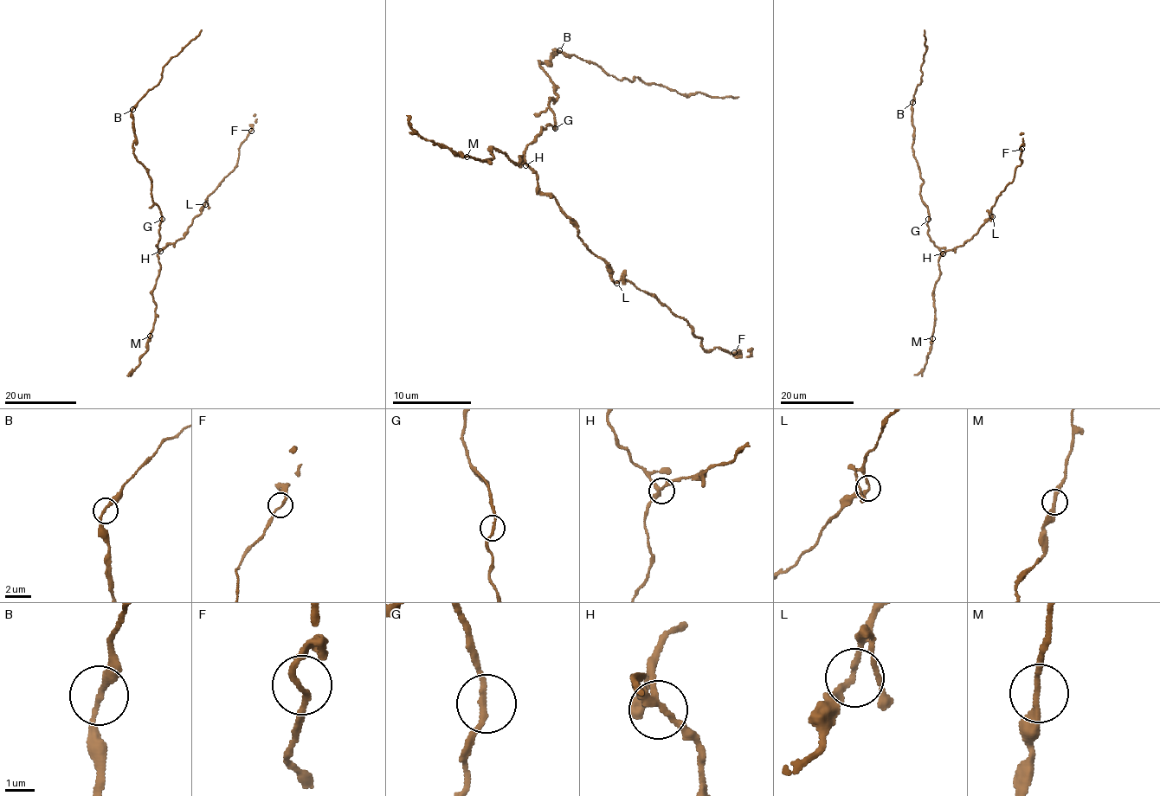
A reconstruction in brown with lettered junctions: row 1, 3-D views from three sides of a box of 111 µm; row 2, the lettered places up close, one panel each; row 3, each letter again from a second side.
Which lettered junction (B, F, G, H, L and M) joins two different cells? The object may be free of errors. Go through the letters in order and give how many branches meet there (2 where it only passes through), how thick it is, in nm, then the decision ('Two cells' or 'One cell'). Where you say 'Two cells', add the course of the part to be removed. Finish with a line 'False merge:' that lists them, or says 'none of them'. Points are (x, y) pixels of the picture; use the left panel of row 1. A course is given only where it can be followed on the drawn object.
B: Branches: 2. Thickness 190 nm. One cell
F: Branches: 2. Thickness 180 nm. One cell
G: Branches: 2. Thickness 180 nm. One cell
H: Branches: 3. Thickness 220 nm. One cell
L: Branches: 2. Thickness 190 nm. One cell
M: Branches: 2. Thickness 220 nm. One cell
False merge: none of them

